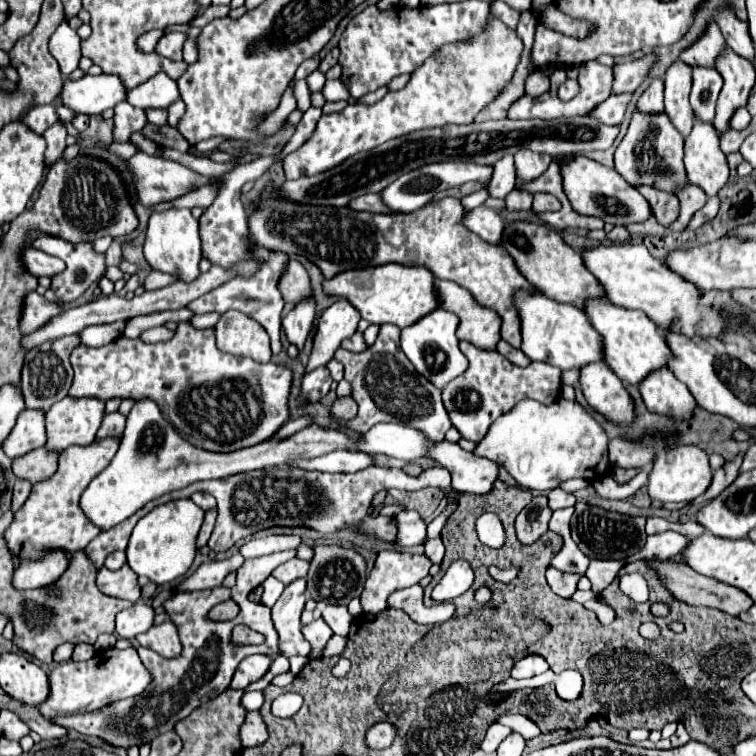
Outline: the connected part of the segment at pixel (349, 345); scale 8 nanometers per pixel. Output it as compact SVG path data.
M357 331L351 339L345 339L345 341L341 343L341 347L343 347L343 349L349 349L349 351L355 351L355 353L367 349L365 339L363 339L363 333L359 333L359 331Z

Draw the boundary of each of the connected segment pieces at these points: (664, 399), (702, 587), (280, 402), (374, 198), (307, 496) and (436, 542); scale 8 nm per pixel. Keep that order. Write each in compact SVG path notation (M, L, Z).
M667 367L651 371L651 375L639 383L639 393L651 413L675 419L687 419L697 405L689 389Z
M646 559L646 562L660 575L663 587L673 595L673 599L677 599L681 603L695 605L695 607L697 605L713 607L713 609L721 609L721 611L725 611L729 615L739 615L743 611L749 611L749 607L753 605L751 597L747 593L743 593L741 589L735 589L735 587L731 587L727 583L721 583L717 579L711 579L711 577L703 577L703 575L699 575L686 564L666 560L666 565L664 566L664 561L655 559Z
M179 323L175 337L165 343L143 343L141 339L119 337L107 347L85 347L79 345L71 353L71 365L75 371L69 397L97 397L103 401L109 399L151 399L159 405L161 413L171 421L177 433L193 443L199 449L207 451L237 451L243 447L253 447L271 439L289 419L289 393L293 371L279 363L257 363L253 359L233 357L217 349L213 329L195 329L191 323Z
M379 193L353 199L349 203L349 207L355 211L369 211L369 213L391 213L391 211L387 211L387 205L383 203L383 199L379 199Z
M297 467L287 469L273 469L273 471L251 471L251 473L239 473L231 475L227 479L215 479L215 481L199 481L191 487L179 489L175 493L163 495L151 503L147 503L143 509L139 509L135 515L131 515L127 521L115 525L113 529L99 533L87 547L85 555L89 555L95 569L101 569L107 555L113 551L125 551L129 535L135 527L135 523L147 515L153 507L167 503L171 499L187 499L195 491L205 491L217 499L217 515L213 535L209 539L209 549L219 553L233 547L239 539L245 539L249 535L255 535L261 529L269 527L309 527L319 533L335 533L341 529L359 529L359 533L375 537L383 543L391 543L397 535L396 526L390 518L369 515L369 507L373 497L379 491L387 489L423 489L423 487L439 487L447 489L451 487L451 475L443 467L425 469L417 477L409 477L401 469L389 469L389 467L367 467L359 473L323 473L323 471L305 471Z
M431 539L425 543L425 549L423 549L423 555L427 555L427 559L435 565L441 563L443 555L445 555L445 547L441 543L441 539Z

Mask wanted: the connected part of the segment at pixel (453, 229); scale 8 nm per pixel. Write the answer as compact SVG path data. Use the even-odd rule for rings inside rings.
M273 181L265 185L261 191L255 209L249 213L249 229L255 239L255 243L271 249L271 251L281 251L285 255L305 255L311 263L315 263L325 279L335 277L341 271L355 269L359 267L373 267L373 265L383 265L383 263L405 263L405 265L423 265L427 267L435 277L439 279L449 279L465 287L479 305L489 307L499 313L503 319L501 323L501 337L513 345L515 349L521 347L521 325L519 325L519 315L513 307L513 295L517 289L527 289L531 283L519 273L515 261L511 255L501 247L501 245L489 245L483 243L475 233L467 231L461 225L465 209L459 199L455 197L443 197L437 203L429 203L421 207L419 211L413 211L411 215L383 215L377 219L369 219L369 213L355 213L349 207L319 207L319 205L305 205L305 203L295 203L279 195L277 187Z

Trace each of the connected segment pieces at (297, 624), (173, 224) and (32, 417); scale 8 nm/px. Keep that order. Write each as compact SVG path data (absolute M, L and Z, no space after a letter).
M297 579L285 587L279 601L273 605L273 625L279 635L279 653L285 657L311 655L311 645L301 633L301 611L305 607L305 579Z
M171 207L167 211L153 213L149 217L149 227L145 237L145 259L153 269L175 275L181 281L189 283L199 277L199 261L201 261L199 221L191 215L189 209Z
M25 409L19 413L17 425L13 427L13 431L3 443L3 451L9 459L17 459L45 445L47 437L45 437L43 415L45 415L43 411L31 411L31 409Z

